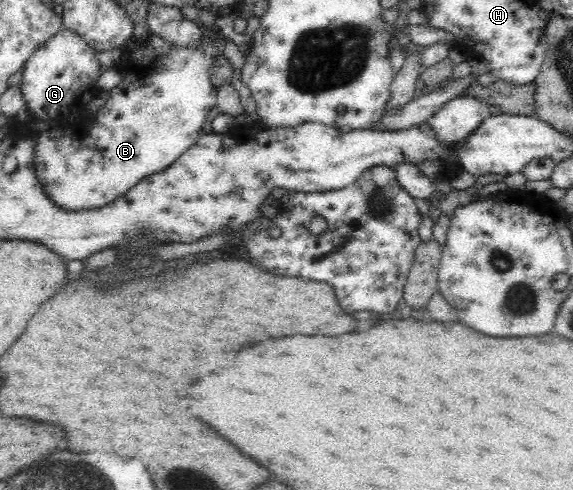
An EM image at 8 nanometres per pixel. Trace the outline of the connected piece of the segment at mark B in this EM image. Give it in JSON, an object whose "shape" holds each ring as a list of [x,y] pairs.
{"shape":[[[203,31],[202,41],[198,43],[196,48],[178,47],[173,48],[169,46],[163,38],[151,34],[150,38],[147,38],[144,42],[133,42],[133,40],[127,41],[127,45],[122,49],[121,63],[116,66],[116,70],[121,74],[122,80],[115,89],[111,91],[111,99],[107,103],[100,107],[95,121],[87,123],[87,127],[83,127],[83,135],[79,139],[73,139],[73,143],[67,145],[67,131],[47,131],[47,127],[41,131],[41,134],[35,139],[35,153],[33,153],[33,172],[37,176],[37,180],[41,182],[43,186],[43,192],[47,194],[47,198],[51,199],[56,206],[59,206],[62,210],[70,212],[94,210],[115,201],[118,197],[121,197],[124,193],[127,193],[135,184],[138,184],[141,180],[154,173],[167,169],[176,159],[179,159],[180,155],[183,155],[184,151],[187,151],[203,134],[203,126],[205,125],[205,119],[209,117],[211,109],[216,105],[217,91],[209,80],[209,71],[213,67],[213,59],[219,55],[219,40],[213,38],[209,31]]]}

